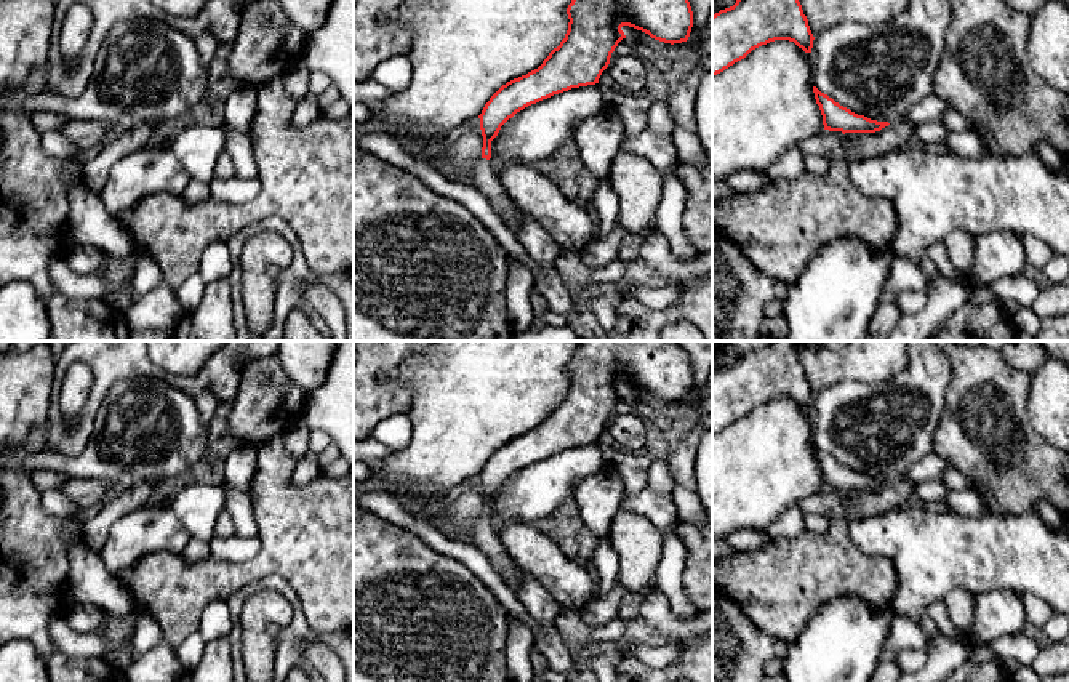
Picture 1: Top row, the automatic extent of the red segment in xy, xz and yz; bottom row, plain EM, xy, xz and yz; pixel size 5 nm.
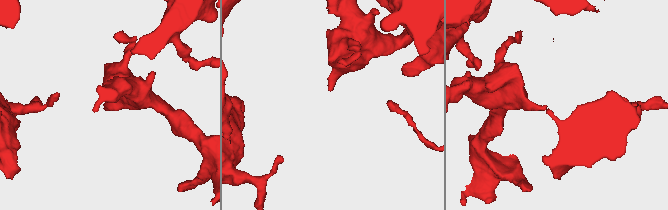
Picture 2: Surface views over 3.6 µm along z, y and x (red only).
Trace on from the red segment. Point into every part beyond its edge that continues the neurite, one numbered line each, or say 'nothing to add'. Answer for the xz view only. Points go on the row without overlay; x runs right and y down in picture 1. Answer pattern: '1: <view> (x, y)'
1: xz (487, 538)

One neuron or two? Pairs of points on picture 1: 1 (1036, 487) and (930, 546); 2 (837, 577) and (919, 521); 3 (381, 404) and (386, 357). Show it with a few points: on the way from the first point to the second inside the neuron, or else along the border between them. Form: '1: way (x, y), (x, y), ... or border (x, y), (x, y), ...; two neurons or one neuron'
1: border (1023, 513), (984, 516); two neurons
2: border (848, 522), (852, 540), (885, 556), (896, 580); two neurons
3: way (372, 393), (372, 372), (375, 369); one neuron

